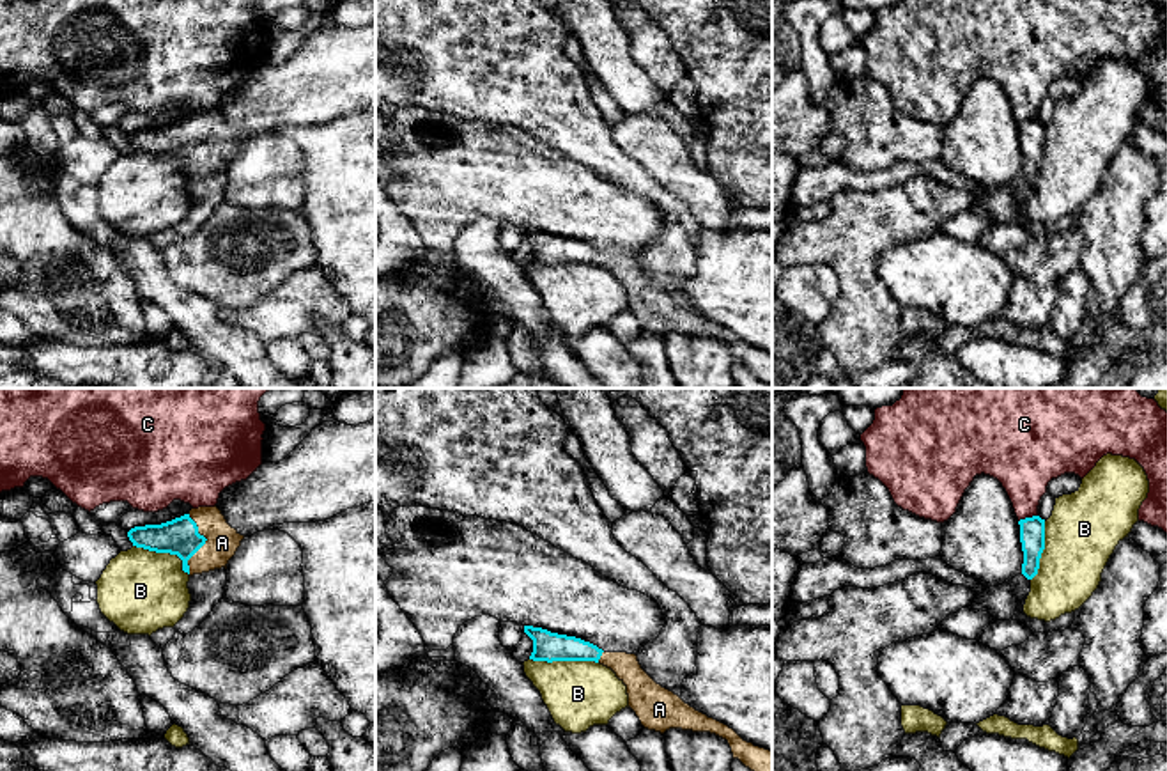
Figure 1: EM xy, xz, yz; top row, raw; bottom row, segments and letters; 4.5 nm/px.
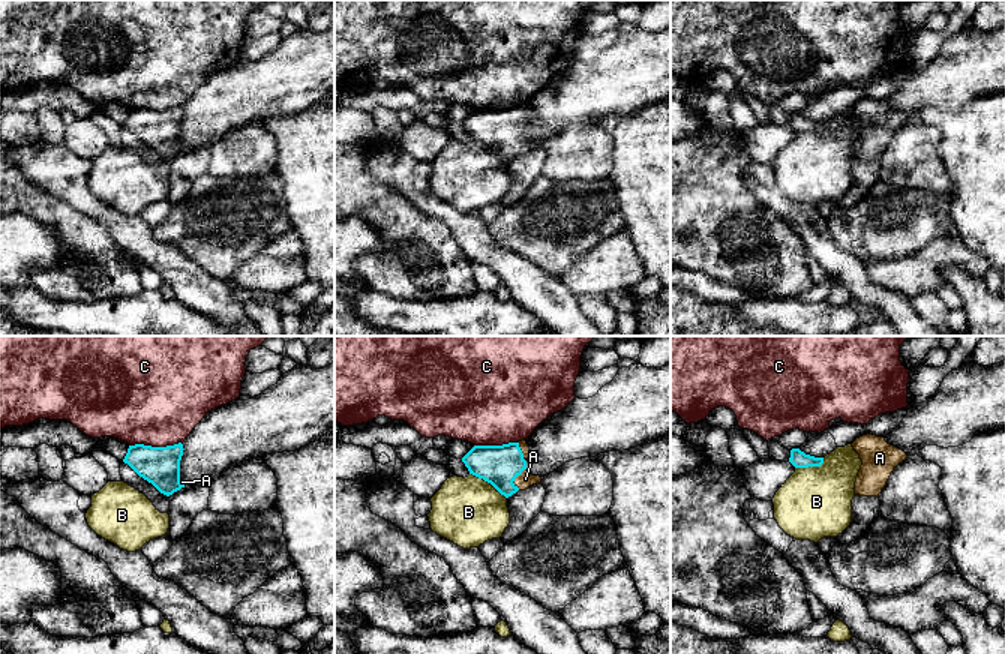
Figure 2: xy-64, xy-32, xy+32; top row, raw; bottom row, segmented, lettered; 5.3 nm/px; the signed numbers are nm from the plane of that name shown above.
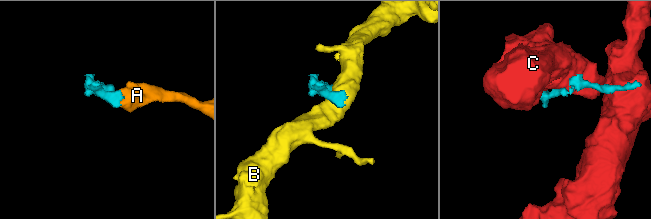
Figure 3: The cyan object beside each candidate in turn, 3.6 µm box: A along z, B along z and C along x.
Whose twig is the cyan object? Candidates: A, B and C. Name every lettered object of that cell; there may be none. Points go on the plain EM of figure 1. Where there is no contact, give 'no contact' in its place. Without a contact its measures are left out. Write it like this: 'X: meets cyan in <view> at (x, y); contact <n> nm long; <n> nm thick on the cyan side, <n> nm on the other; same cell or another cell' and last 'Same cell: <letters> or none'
A: meets cyan in xy at (204, 146); contact 280 nm long; 170 nm thick on the cyan side, 150 nm on the other; same cell
B: meets cyan in xz at (564, 263); contact 320 nm long; 130 nm thick on the cyan side, 300 nm on the other; another cell
C: meets cyan in yz at (1027, 121); contact 90 nm long; 110 nm thick on the cyan side, 280 nm on the other; another cell
Same cell: A

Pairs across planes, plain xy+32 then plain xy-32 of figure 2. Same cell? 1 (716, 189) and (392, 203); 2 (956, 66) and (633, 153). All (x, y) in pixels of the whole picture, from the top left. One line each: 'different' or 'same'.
1: same
2: different

